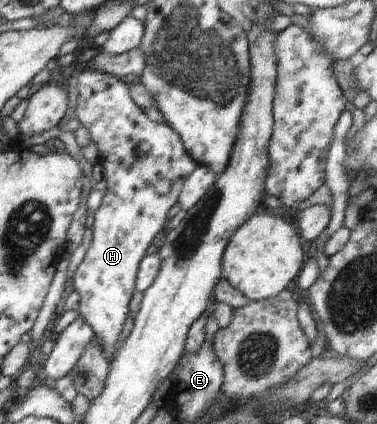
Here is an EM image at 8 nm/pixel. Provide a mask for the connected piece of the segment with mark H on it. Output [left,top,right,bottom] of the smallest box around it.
[71,60,198,356]

